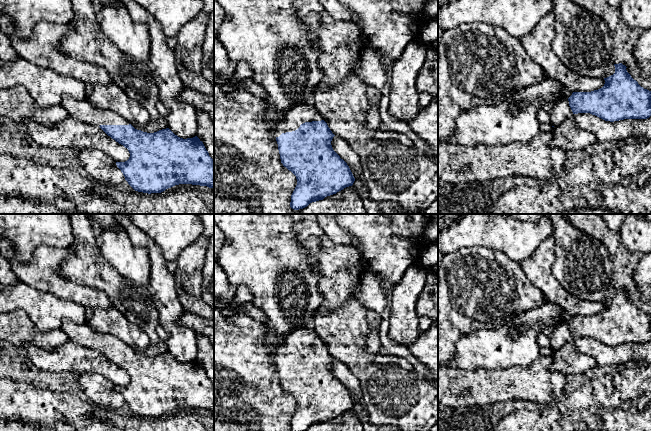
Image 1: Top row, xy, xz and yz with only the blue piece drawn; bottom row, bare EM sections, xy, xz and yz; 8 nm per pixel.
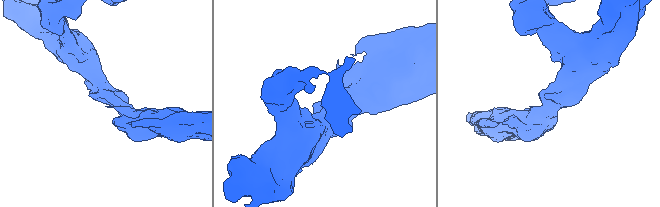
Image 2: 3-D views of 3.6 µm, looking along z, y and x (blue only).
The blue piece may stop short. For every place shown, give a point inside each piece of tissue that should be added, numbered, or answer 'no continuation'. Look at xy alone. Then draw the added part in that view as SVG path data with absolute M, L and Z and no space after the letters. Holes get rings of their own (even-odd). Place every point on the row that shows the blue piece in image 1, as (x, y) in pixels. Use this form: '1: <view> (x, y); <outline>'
1: xy (83, 110); M64 97L61 106L69 116L90 125L129 125L130 123L120 115L102 110L93 106L88 99L76 100L72 97Z

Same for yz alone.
1: yz (560, 111); M566 98L556 101L549 111L550 124L552 126L558 126L566 119L573 116L573 112L569 106L569 101Z

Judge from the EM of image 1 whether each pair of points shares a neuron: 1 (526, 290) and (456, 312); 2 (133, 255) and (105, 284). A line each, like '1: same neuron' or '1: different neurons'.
1: same neuron
2: different neurons

